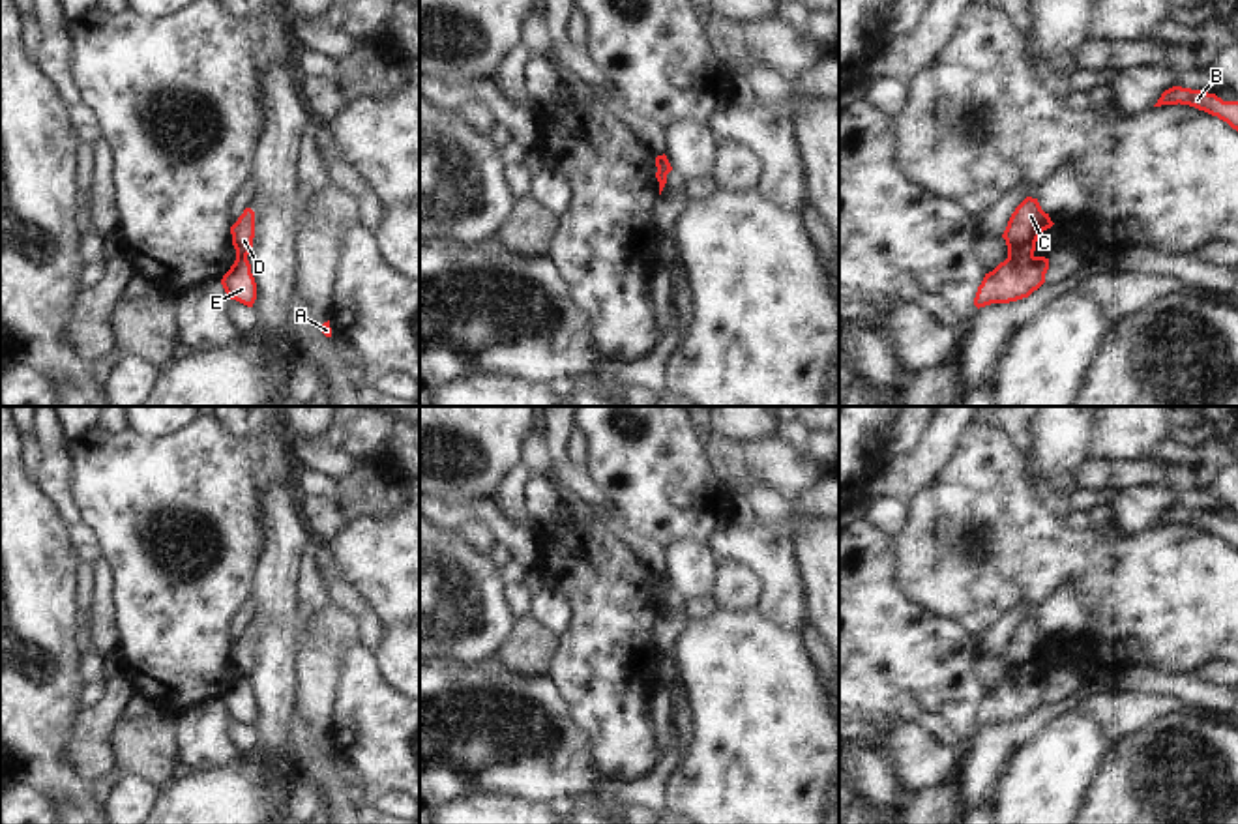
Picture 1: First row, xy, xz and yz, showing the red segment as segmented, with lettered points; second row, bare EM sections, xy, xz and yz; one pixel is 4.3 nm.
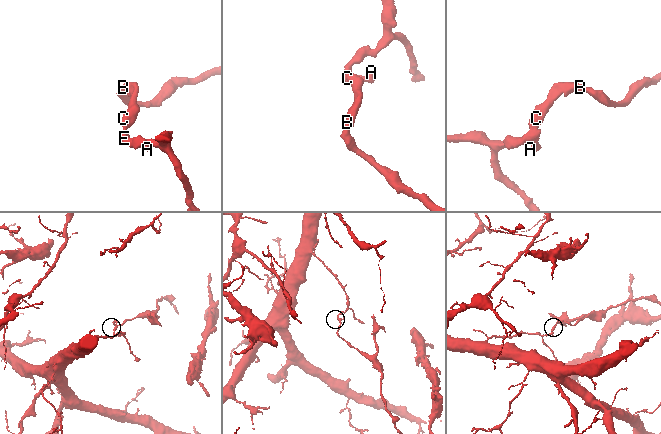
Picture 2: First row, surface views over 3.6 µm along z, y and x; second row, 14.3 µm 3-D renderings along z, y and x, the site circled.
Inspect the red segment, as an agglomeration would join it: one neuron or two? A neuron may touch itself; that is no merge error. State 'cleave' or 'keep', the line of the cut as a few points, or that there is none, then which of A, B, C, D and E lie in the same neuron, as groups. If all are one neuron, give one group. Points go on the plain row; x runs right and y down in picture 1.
cleave; cut yz (1032, 673), (1008, 676); groups A E / B C D

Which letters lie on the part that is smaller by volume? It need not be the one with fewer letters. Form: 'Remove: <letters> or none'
Remove: B, C, D

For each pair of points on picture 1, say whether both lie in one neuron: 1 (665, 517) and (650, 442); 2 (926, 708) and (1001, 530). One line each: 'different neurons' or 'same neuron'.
1: same neuron
2: different neurons

